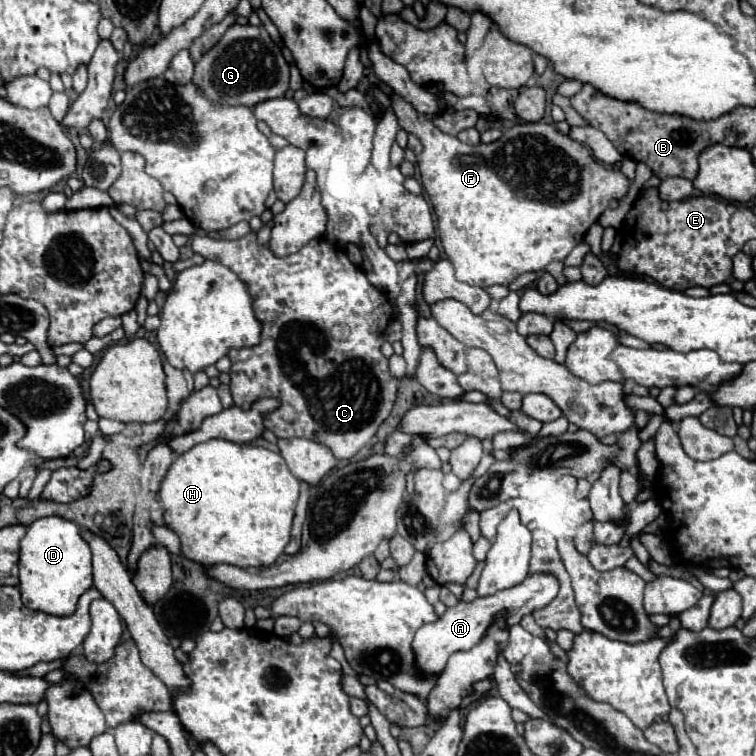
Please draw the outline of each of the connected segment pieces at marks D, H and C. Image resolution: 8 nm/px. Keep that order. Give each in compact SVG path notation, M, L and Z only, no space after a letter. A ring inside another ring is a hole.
M44 517L28 527L20 541L20 583L22 603L32 611L66 617L72 615L80 595L92 587L90 547L80 537L80 527L62 517Z
M210 439L194 445L170 465L158 493L164 505L166 525L182 535L182 553L200 565L228 563L236 567L268 567L290 543L300 481L288 471L280 453L254 445L238 445L226 439Z
M254 233L242 239L212 239L208 235L192 237L194 253L204 259L220 261L232 269L246 285L254 301L254 315L262 325L260 343L254 347L230 349L232 361L230 391L238 407L248 409L258 397L278 397L280 409L264 417L264 427L280 439L306 437L322 441L332 449L338 459L352 459L376 433L380 423L390 415L398 379L388 371L388 359L380 347L384 343L384 331L392 319L392 301L374 289L366 275L344 255L344 251L326 239L312 239L298 253L276 257L268 245L260 245ZM346 325L348 337L334 339L332 327Z

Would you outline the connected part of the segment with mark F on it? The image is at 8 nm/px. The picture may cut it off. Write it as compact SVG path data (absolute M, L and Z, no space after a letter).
M392 93L390 101L398 125L422 141L424 151L418 155L422 187L432 201L444 253L452 261L458 281L468 285L482 289L496 283L510 285L526 271L538 273L544 271L550 261L562 261L584 239L588 227L608 209L610 199L620 199L628 191L630 183L616 167L602 167L592 159L588 147L562 135L550 123L518 123L506 129L494 143L466 145L434 127L432 121L420 115L400 95Z

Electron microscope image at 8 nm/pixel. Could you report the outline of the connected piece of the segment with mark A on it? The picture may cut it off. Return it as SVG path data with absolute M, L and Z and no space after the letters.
M530 573L522 583L514 585L510 589L502 589L502 591L488 595L488 597L478 597L472 603L460 601L456 607L446 609L446 613L436 623L424 625L416 631L414 641L412 641L412 649L416 655L418 669L426 675L440 673L446 667L446 661L452 653L468 651L474 645L478 645L498 617L504 615L506 627L512 627L512 625L520 623L520 619L524 615L532 615L534 611L550 605L554 601L554 597L558 595L558 589L560 589L560 583L552 573Z

